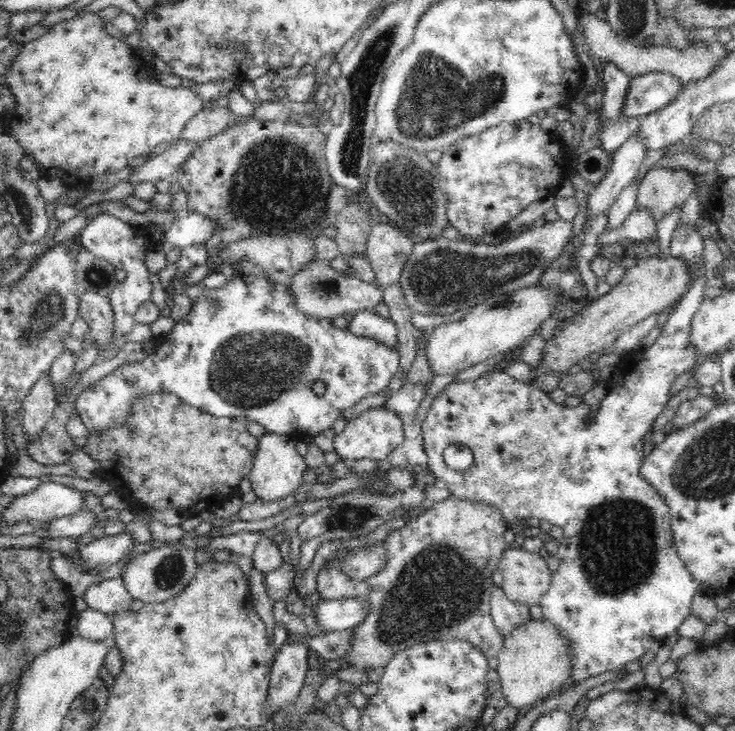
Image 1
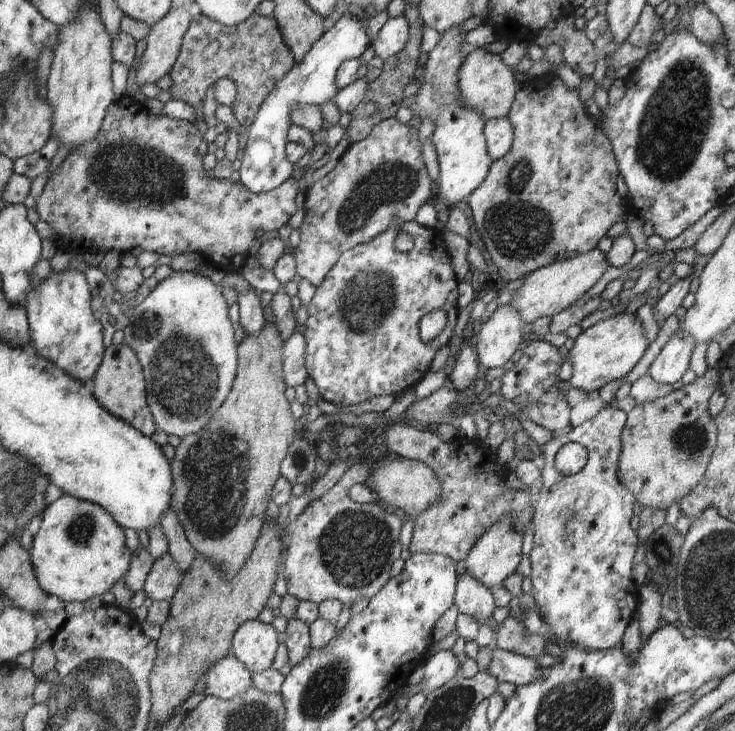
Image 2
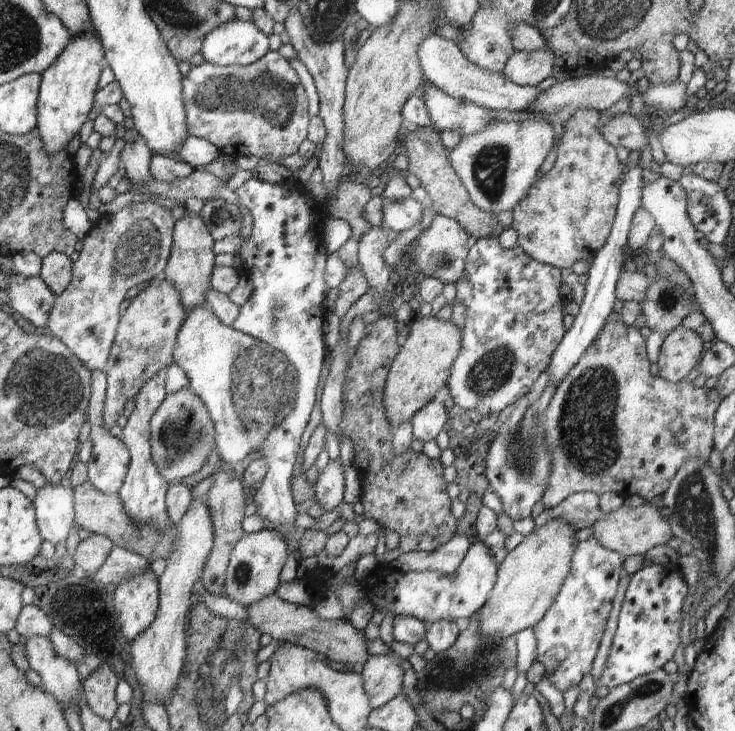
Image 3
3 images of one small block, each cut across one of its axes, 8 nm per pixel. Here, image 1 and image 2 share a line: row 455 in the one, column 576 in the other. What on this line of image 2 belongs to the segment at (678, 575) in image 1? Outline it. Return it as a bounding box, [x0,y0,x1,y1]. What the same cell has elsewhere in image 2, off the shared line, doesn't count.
[529,405,639,651]

